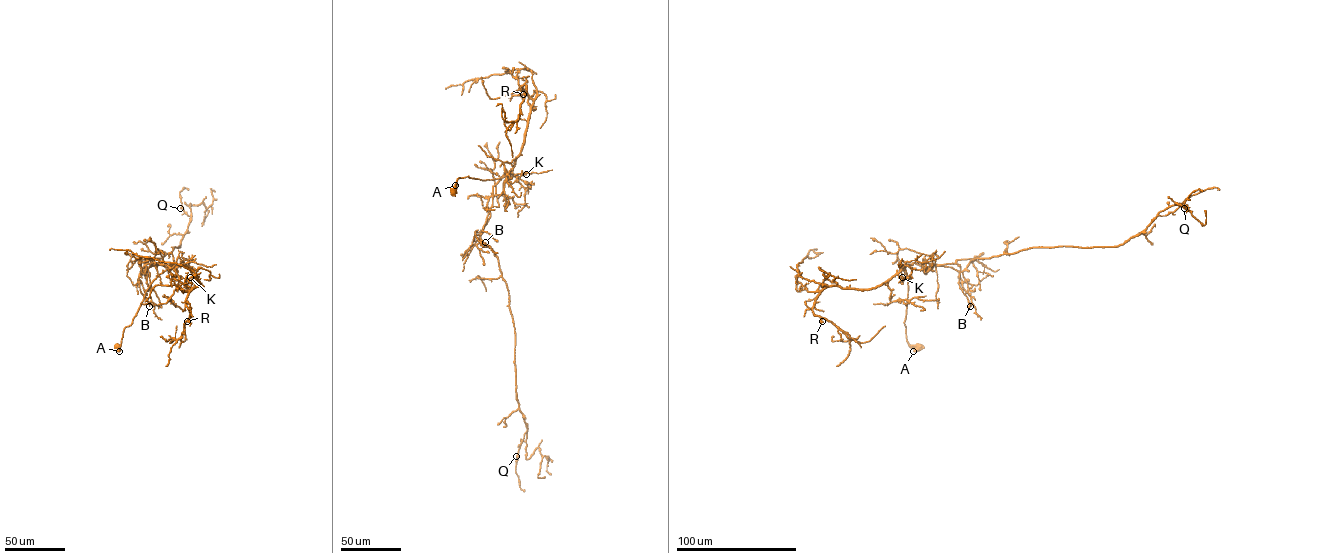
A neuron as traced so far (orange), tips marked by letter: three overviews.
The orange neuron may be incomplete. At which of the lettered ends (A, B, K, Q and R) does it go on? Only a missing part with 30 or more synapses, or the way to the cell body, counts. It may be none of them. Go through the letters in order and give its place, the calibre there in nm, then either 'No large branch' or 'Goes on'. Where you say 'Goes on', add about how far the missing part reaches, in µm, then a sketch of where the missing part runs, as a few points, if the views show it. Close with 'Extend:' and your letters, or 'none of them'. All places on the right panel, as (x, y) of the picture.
A: Place: (913, 351). Thickness 320 nm. No large branch
B: Place: (970, 306). Thickness 240 nm. No large branch
K: Place: (902, 277). Thickness 130 nm. No large branch
Q: Place: (1184, 208). Thickness 550 nm. No large branch
R: Place: (822, 321). Thickness 400 nm. No large branch
Extend: none of them

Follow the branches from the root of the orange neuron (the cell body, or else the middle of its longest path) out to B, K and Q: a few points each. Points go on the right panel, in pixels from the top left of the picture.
B: (918, 347), (907, 339), (907, 277), (901, 267), (957, 263), (970, 306)
K: (918, 347), (910, 345), (907, 339), (904, 322), (908, 284), (904, 269), (898, 274), (902, 277)
Q: (918, 347), (906, 336), (904, 265), (961, 272), (974, 259), (1034, 247), (1117, 246), (1158, 215), (1184, 208)

